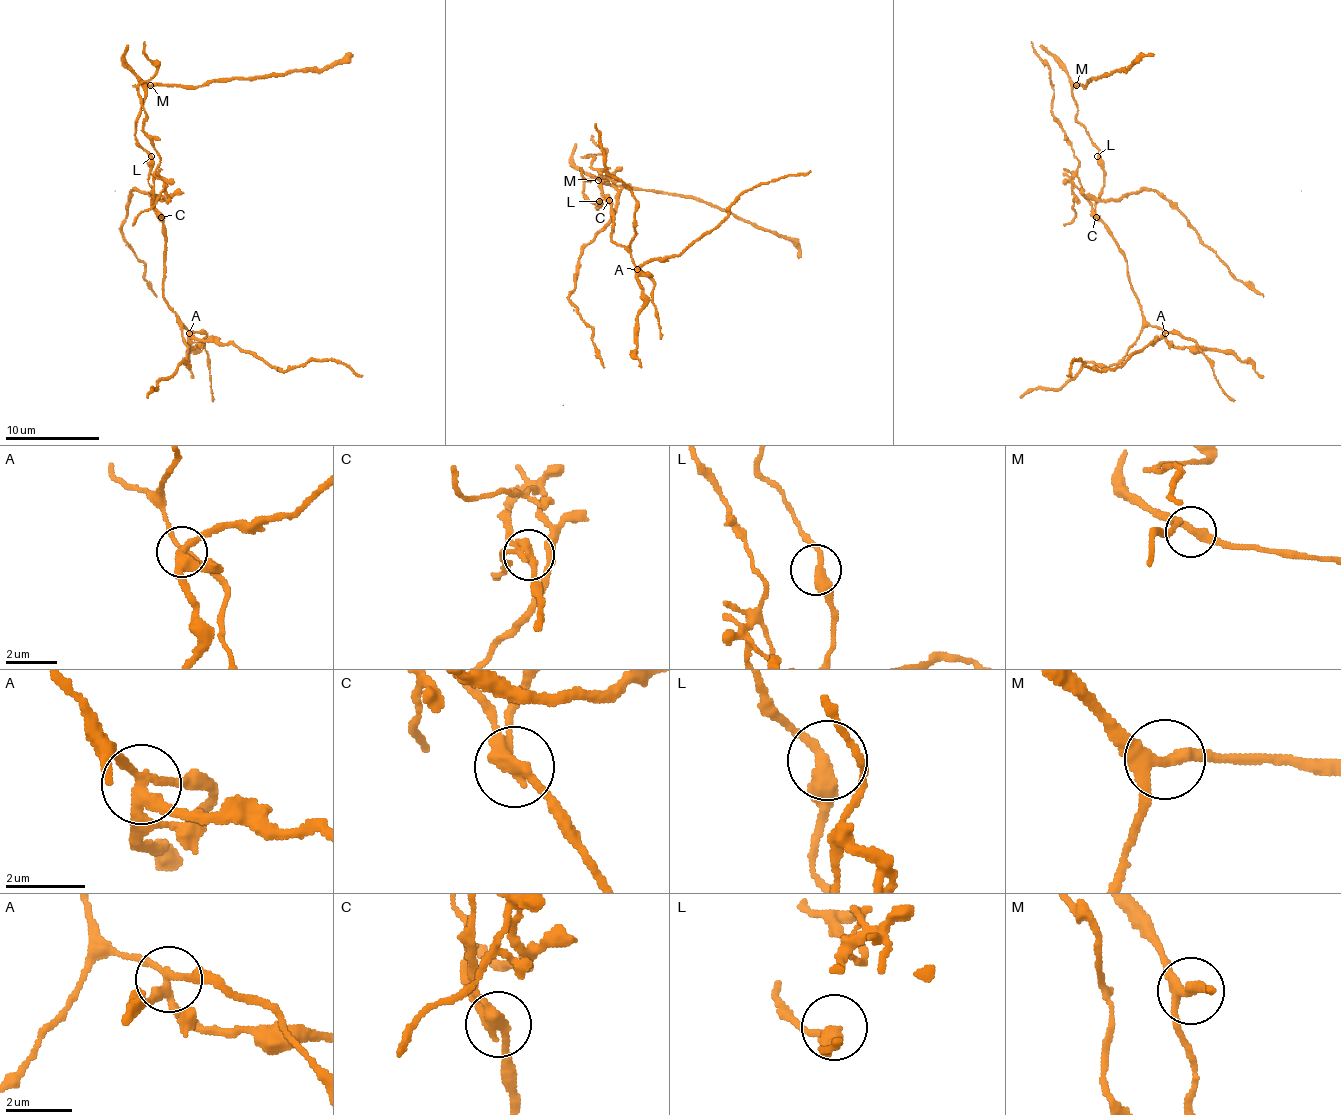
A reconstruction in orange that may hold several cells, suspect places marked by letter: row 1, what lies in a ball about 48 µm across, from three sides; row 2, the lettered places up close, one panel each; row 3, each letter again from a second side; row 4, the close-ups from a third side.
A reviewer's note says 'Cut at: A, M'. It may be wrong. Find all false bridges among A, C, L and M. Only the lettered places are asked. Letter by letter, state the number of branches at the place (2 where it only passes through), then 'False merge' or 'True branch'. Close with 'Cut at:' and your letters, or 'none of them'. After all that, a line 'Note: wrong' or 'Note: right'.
A: Branches: 4. False merge
C: Branches: 2. False merge
L: Branches: 2. True branch
M: Branches: 3. True branch
Cut at: A, C
Note: wrong

